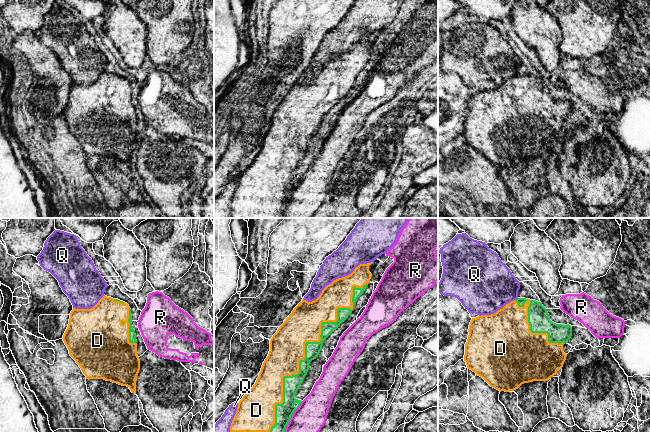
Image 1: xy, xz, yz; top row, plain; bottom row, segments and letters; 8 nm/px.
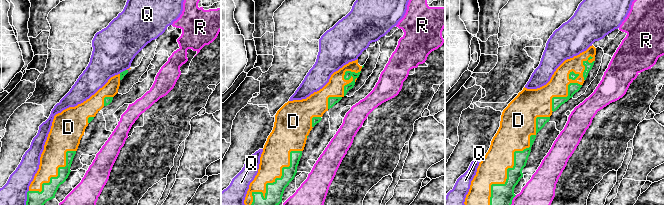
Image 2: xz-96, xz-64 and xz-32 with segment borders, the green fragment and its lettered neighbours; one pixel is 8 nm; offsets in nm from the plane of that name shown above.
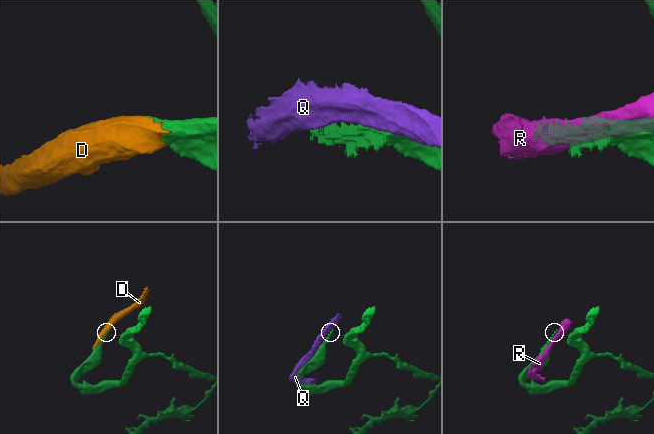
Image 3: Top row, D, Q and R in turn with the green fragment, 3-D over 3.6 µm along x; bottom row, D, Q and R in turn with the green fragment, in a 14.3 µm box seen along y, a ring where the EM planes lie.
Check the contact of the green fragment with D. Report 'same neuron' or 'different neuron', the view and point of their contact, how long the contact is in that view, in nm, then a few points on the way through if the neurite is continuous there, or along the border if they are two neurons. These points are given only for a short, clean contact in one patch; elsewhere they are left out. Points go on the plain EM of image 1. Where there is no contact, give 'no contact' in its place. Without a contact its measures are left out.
same neuron; meets green in xz at (302, 136); contact 1650 nm long

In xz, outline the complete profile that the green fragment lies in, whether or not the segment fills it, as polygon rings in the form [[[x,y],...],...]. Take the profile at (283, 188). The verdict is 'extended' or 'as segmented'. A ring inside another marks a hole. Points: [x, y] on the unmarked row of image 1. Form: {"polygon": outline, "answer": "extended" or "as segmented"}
{"polygon": [[[372,39],[360,40],[350,51],[334,56],[322,66],[316,76],[308,78],[302,75],[278,104],[270,116],[270,127],[263,138],[259,153],[238,179],[236,190],[230,202],[231,218],[284,218],[286,202],[302,178],[295,174],[295,170],[307,151],[309,140],[318,133],[324,116],[352,89],[358,74],[370,59],[372,51],[369,48],[369,42]]], "answer": "extended"}

